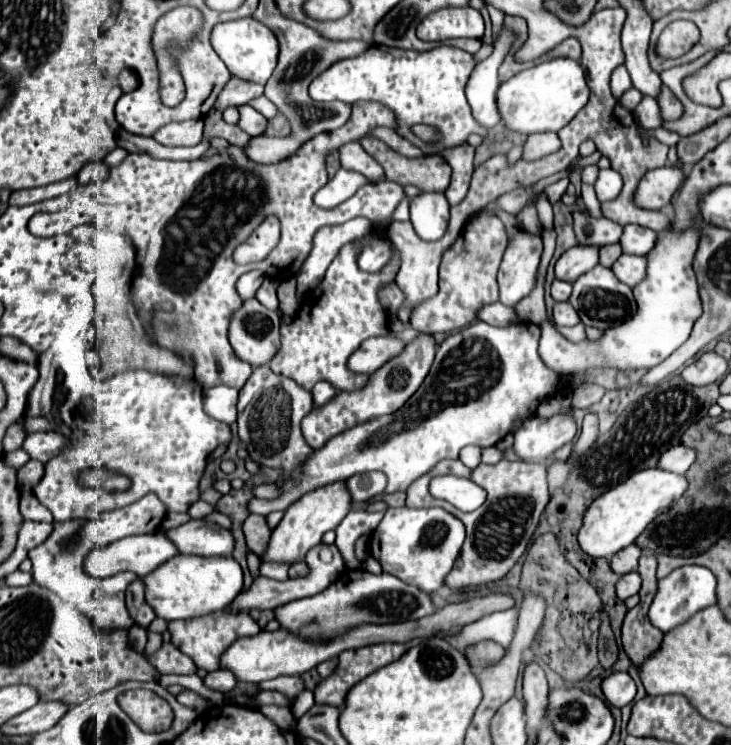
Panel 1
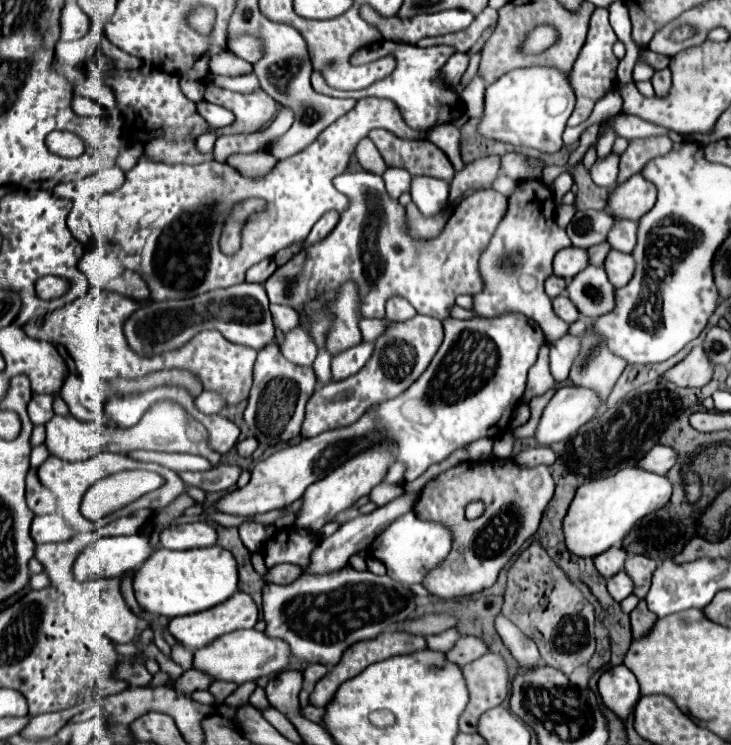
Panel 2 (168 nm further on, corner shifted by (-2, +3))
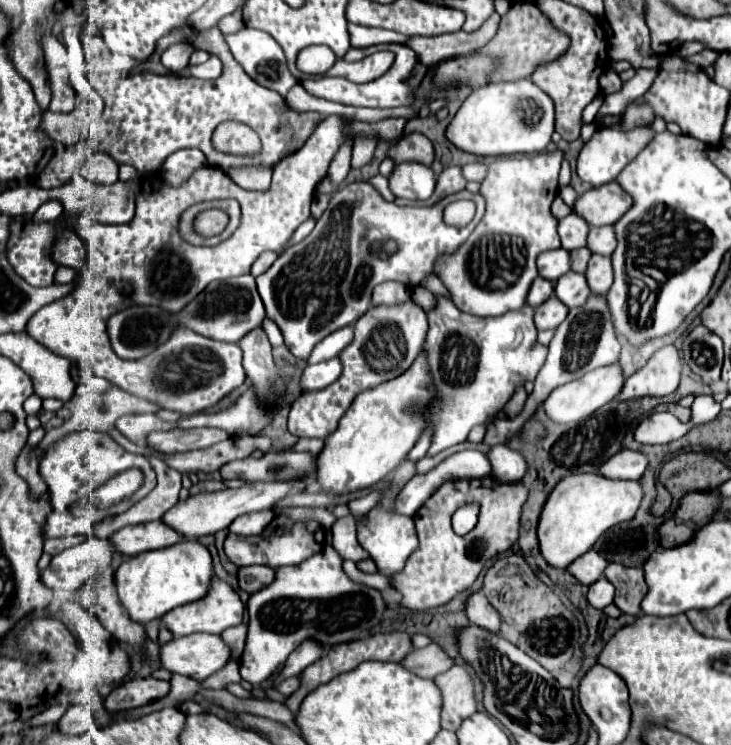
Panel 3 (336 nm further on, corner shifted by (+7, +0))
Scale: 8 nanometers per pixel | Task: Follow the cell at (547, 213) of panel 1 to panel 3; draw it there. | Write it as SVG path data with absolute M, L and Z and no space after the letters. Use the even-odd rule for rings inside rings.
M531 79L499 81L473 89L447 127L447 137L455 147L475 155L515 155L539 153L551 143L555 131L553 99Z

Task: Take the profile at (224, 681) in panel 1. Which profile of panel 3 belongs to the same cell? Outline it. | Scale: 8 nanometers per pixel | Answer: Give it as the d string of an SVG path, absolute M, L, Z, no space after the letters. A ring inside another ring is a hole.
M153 677L133 679L133 681L123 683L121 687L113 689L113 693L103 701L103 705L109 713L119 713L125 709L143 707L157 699L163 699L169 695L169 691L171 691L169 681L159 681Z

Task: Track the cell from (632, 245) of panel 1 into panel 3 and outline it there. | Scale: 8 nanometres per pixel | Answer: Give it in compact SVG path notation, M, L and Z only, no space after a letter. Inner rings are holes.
M611 225L591 227L591 235L587 237L587 247L591 249L591 253L611 255L611 251L615 251L615 247L617 247L615 229Z

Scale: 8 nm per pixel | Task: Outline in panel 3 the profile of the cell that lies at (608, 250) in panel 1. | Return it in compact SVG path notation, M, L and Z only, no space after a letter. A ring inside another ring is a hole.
M587 247L571 251L571 269L577 273L585 273L589 259L591 259L591 251Z

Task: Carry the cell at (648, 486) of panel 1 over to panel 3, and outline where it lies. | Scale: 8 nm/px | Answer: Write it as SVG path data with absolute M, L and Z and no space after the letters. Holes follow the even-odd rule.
M567 475L559 481L559 487L551 493L551 501L545 503L537 527L541 555L547 563L559 569L567 569L571 561L587 553L597 539L617 523L635 517L643 501L643 489L639 481L607 479L603 475Z

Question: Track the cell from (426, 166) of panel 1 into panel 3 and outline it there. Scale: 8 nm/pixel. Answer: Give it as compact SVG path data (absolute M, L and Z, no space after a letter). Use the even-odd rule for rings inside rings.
M411 133L411 135L401 137L395 145L391 145L391 149L387 151L387 157L393 159L395 163L413 161L413 163L431 167L435 161L435 149L425 135Z

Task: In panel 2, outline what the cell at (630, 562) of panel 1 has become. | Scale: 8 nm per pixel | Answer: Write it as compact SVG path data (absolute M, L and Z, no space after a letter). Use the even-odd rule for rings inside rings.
M618 546L608 548L608 552L602 552L600 556L594 556L596 570L604 578L612 578L616 572L620 572L624 568L624 560L626 560L626 552Z

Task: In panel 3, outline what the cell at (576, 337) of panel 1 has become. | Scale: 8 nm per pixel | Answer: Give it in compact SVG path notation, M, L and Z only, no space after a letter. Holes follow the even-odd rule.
M551 151L535 157L497 157L489 163L491 171L479 191L487 201L485 217L467 243L447 259L447 267L443 267L441 281L461 311L477 317L497 317L527 305L529 287L539 275L535 265L539 253L561 247L557 219L551 213L561 161L561 151ZM501 239L513 241L509 247L491 247Z

